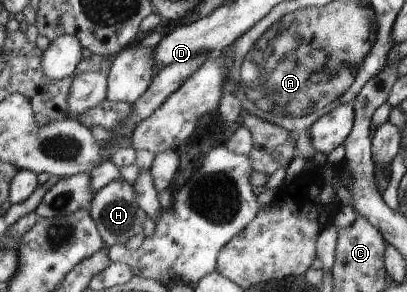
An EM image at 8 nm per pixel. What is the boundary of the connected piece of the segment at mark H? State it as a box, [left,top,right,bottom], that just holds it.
[88,179,146,247]

